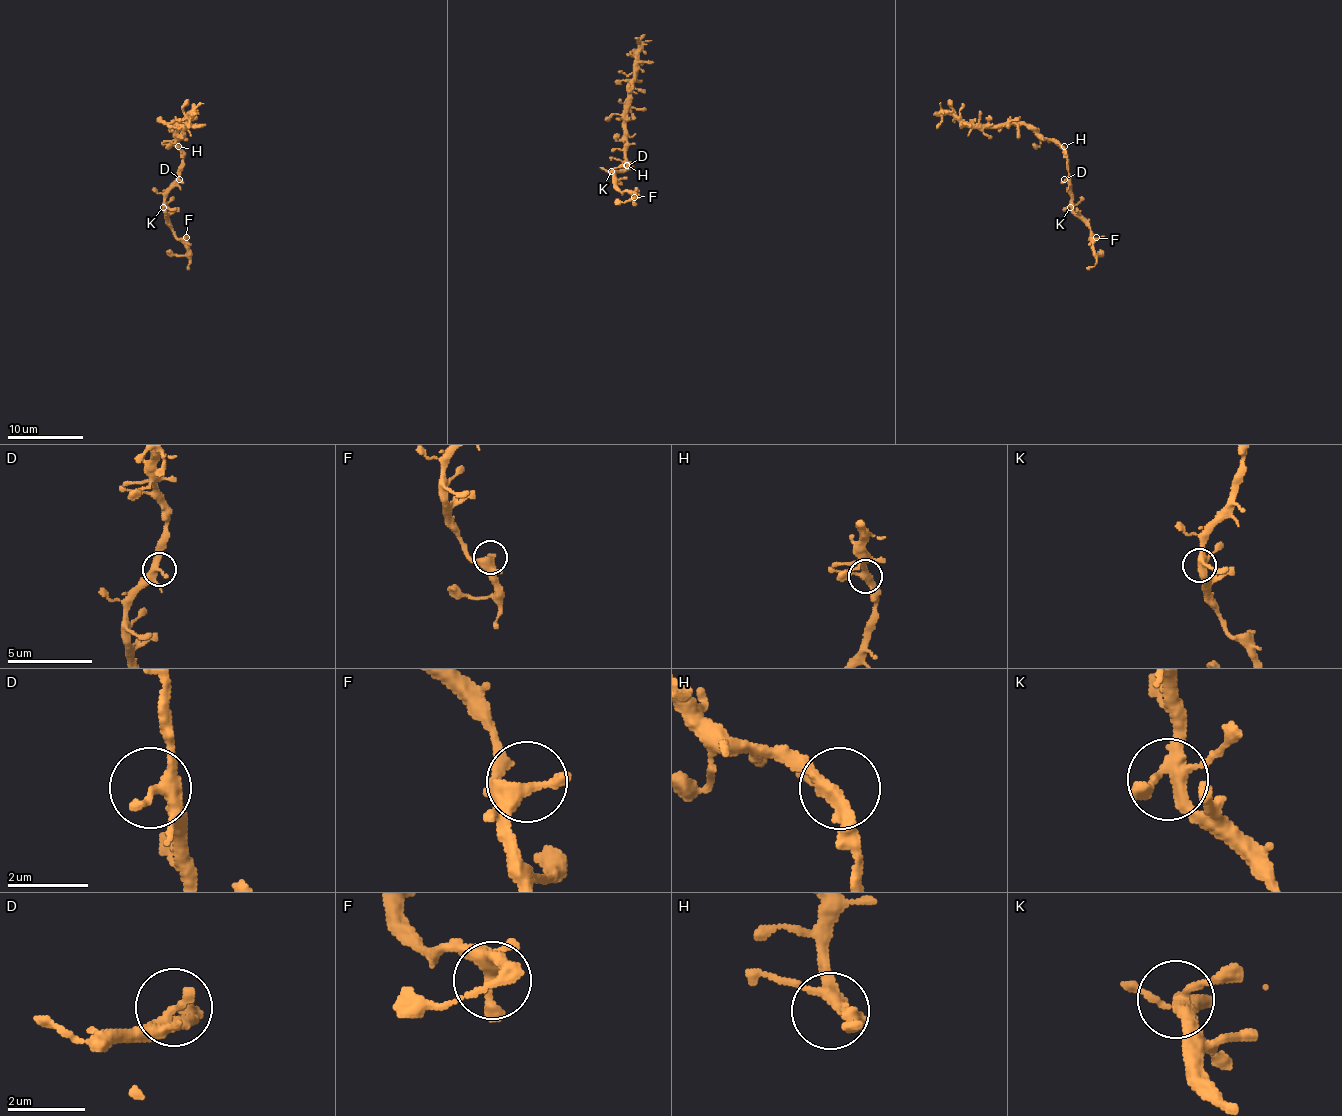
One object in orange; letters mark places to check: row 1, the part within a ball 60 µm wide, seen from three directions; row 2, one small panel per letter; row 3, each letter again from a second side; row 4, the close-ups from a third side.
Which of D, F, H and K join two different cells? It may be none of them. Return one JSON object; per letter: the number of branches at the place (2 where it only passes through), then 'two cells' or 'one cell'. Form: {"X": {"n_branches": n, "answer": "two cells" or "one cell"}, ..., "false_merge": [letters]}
{"D": {"n_branches": 3, "answer": "one cell"}, "F": {"n_branches": 3, "answer": "one cell"}, "H": {"n_branches": 3, "answer": "one cell"}, "K": {"n_branches": 4, "answer": "one cell"}, "false_merge": []}

